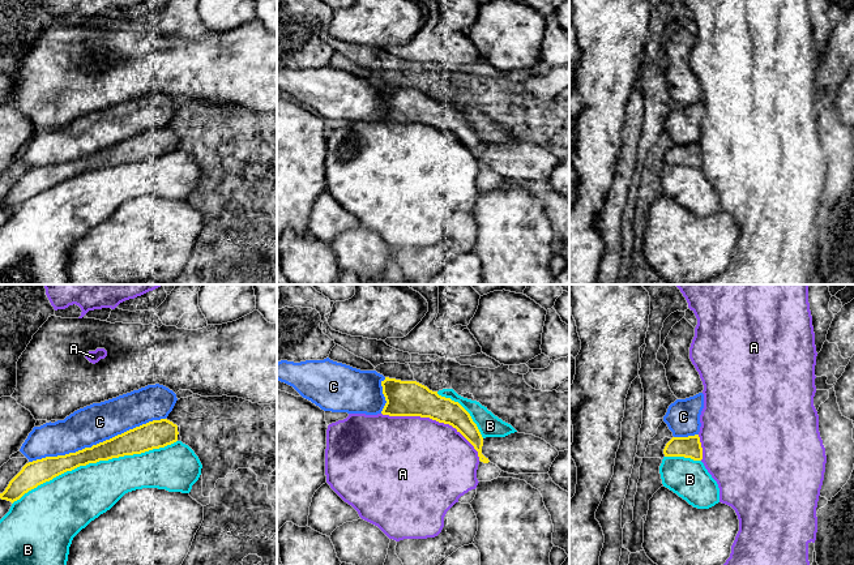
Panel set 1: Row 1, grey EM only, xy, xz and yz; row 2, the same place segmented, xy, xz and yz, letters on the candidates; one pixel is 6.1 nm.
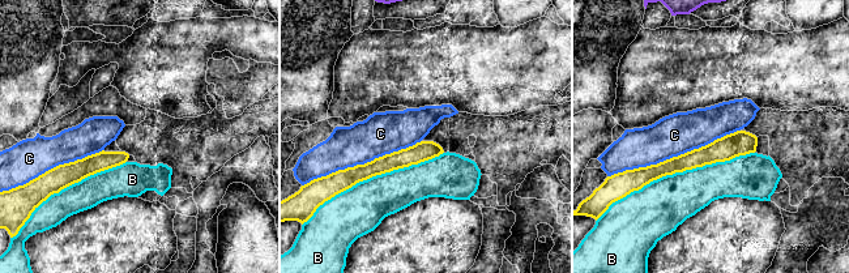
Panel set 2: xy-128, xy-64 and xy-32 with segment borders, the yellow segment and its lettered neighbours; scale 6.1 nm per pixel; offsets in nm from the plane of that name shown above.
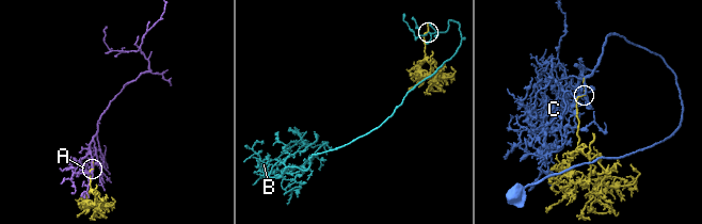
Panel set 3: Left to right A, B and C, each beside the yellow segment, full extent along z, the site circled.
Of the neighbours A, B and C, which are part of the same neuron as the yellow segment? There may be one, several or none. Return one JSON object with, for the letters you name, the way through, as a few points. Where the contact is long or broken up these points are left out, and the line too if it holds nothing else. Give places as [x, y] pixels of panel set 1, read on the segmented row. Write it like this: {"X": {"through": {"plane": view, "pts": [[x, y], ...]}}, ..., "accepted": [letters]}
{"accepted": ["C"]}

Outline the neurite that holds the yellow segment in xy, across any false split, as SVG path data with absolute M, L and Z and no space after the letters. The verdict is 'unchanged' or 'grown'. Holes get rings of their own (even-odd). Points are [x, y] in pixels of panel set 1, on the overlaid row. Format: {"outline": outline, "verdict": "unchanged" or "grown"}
{"outline": "M148 385L80 408L64 420L34 427L20 449L29 462L9 481L0 498L13 504L38 485L80 466L141 454L176 442L178 425L166 419L176 401L176 394L168 388Z", "verdict": "grown"}

